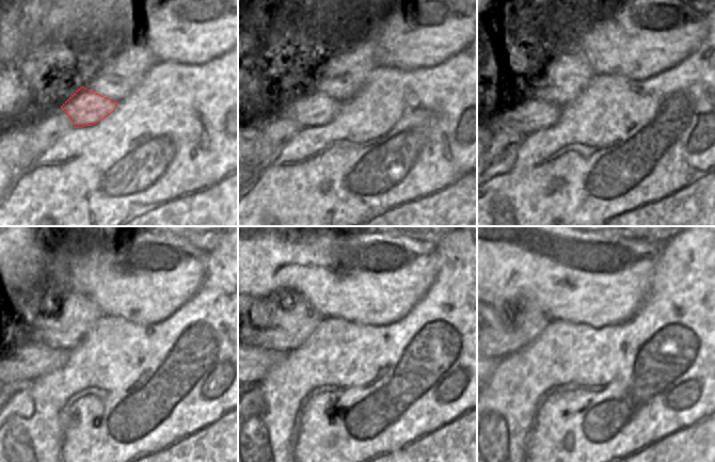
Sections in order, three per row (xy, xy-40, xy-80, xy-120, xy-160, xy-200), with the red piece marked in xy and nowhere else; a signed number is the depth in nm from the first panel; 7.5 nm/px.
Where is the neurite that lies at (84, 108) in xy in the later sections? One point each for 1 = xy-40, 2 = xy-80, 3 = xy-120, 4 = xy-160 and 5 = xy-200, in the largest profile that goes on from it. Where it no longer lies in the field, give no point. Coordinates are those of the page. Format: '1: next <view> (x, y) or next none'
1: next xy-40 (315, 109)
2: next xy-80 (522, 117)
3: next xy-120 (28, 361)
4: next xy-160 (259, 361)
5: next xy-200 (498, 360)

